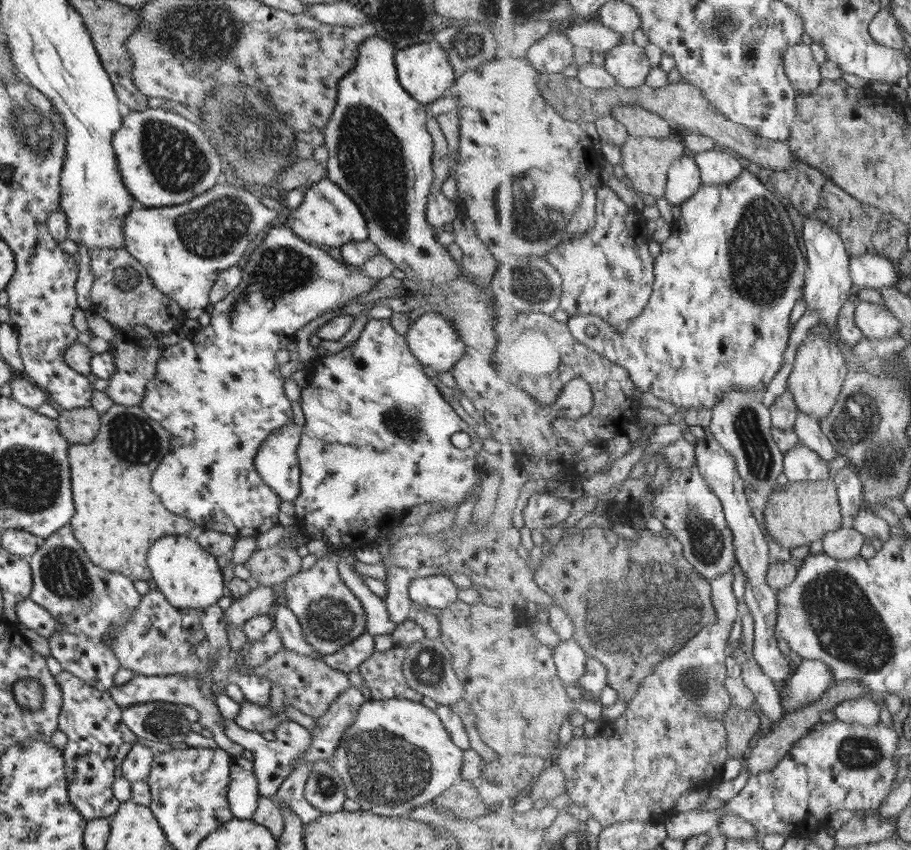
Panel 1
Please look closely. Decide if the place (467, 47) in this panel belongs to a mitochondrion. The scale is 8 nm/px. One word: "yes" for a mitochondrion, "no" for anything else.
yes

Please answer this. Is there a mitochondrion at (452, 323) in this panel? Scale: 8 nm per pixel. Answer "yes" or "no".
no

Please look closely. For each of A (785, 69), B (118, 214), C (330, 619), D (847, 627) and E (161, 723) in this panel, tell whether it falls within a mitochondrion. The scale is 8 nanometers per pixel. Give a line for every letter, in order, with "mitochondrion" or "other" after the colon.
A: other
B: other
C: mitochondrion
D: mitochondrion
E: mitochondrion

